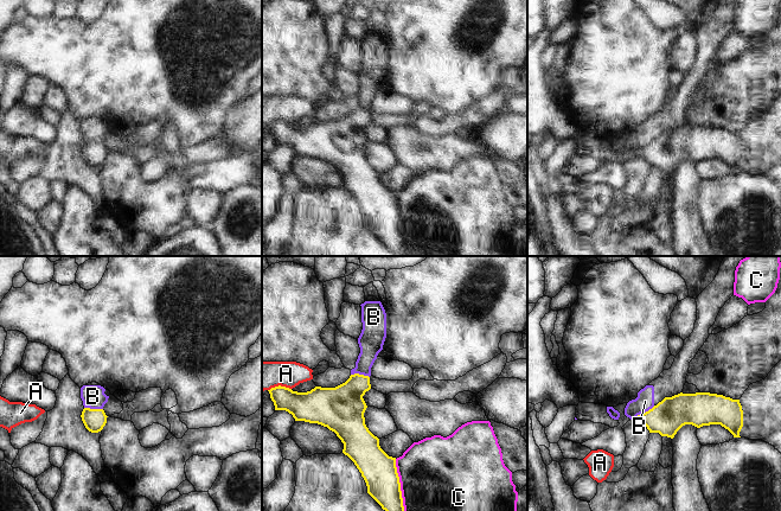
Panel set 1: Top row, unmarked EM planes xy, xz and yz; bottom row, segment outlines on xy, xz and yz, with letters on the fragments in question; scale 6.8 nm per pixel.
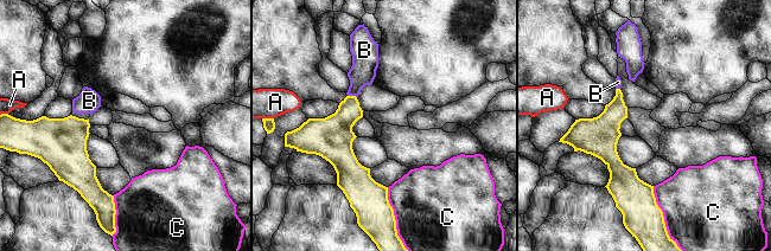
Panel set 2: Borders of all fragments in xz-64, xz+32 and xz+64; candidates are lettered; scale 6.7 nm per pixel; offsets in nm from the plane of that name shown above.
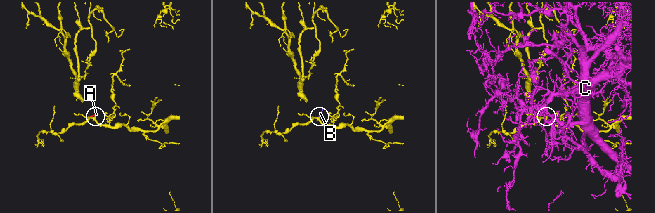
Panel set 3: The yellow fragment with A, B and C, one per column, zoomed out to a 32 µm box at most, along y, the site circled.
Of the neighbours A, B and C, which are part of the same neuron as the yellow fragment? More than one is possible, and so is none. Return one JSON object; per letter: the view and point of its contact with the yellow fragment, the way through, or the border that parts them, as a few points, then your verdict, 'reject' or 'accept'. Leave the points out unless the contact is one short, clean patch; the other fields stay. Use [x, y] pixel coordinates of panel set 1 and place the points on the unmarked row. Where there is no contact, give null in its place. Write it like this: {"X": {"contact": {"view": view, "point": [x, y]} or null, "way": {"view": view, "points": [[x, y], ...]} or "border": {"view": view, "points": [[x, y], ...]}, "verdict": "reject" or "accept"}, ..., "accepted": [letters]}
{"A": {"contact": {"view": "xz", "point": [279, 120]}, "border": {"view": "xz", "points": [[290, 122], [275, 120], [268, 125]]}, "verdict": "reject"}, "B": {"contact": {"view": "yz", "point": [644, 147]}, "border": {"view": "yz", "points": [[654, 140], [634, 153]]}, "verdict": "reject"}, "C": {"contact": {"view": "xz", "point": [399, 224]}, "verdict": "reject"}, "accepted": []}

